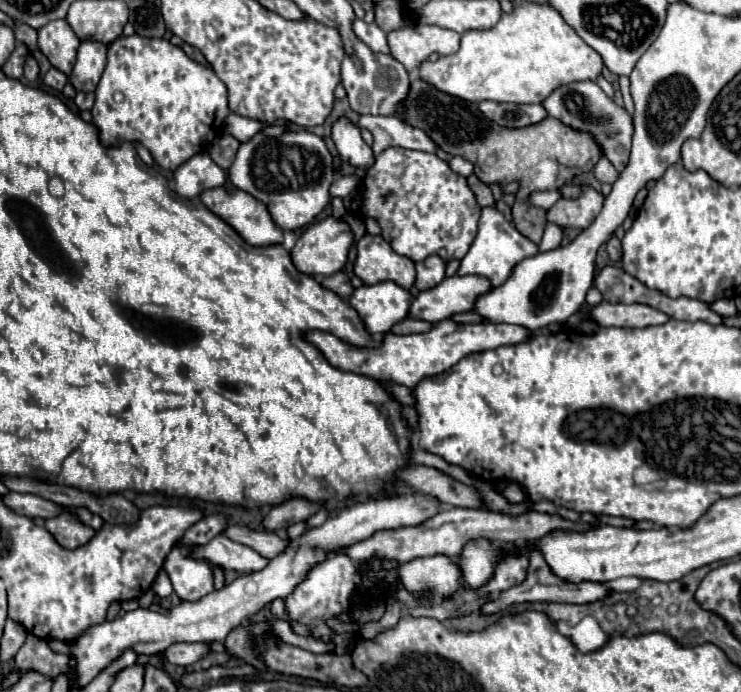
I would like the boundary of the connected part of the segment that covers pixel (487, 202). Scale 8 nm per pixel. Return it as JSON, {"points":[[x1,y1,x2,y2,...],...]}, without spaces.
{"points":[[470,175,470,177,468,177,468,185,470,185,470,189,476,193,476,199,478,199,478,205,480,205,480,207,496,207,490,187,488,187,486,183,482,183,476,175]]}

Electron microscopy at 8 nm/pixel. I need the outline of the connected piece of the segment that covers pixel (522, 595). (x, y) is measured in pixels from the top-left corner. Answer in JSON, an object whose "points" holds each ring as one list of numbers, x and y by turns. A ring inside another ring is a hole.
{"points":[[530,545,530,569,528,569,528,577,522,585,516,585,514,589,508,589,508,591,502,591,498,595,498,599,492,599,490,603,486,603,482,607,482,613,484,615,490,615,490,613,496,613,512,603,524,603,524,601,556,601,556,603,594,603,594,601,600,601,604,599,606,595,610,593,610,589,604,585,604,583,590,583,590,581,584,581,584,583,568,583,568,581,562,581,558,577,554,577,554,573,550,573,548,565,542,561,542,555,538,551,532,551,532,545]]}

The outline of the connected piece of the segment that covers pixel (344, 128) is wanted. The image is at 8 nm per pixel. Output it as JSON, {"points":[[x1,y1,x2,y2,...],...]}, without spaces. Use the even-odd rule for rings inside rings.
{"points":[[340,117,332,125,332,141,344,161,354,167,370,167,374,163,374,155,370,145,364,143,360,135,360,127,352,123,348,117]]}

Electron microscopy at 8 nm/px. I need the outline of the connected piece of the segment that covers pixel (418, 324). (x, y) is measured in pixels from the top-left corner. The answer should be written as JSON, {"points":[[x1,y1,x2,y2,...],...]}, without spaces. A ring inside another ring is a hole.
{"points":[[406,317,406,319,402,319,400,323,396,323,396,325,392,327,392,333,398,333,398,335,410,335,410,333,426,333,426,331,430,331,430,327,432,327,432,323,428,323,428,321]]}

